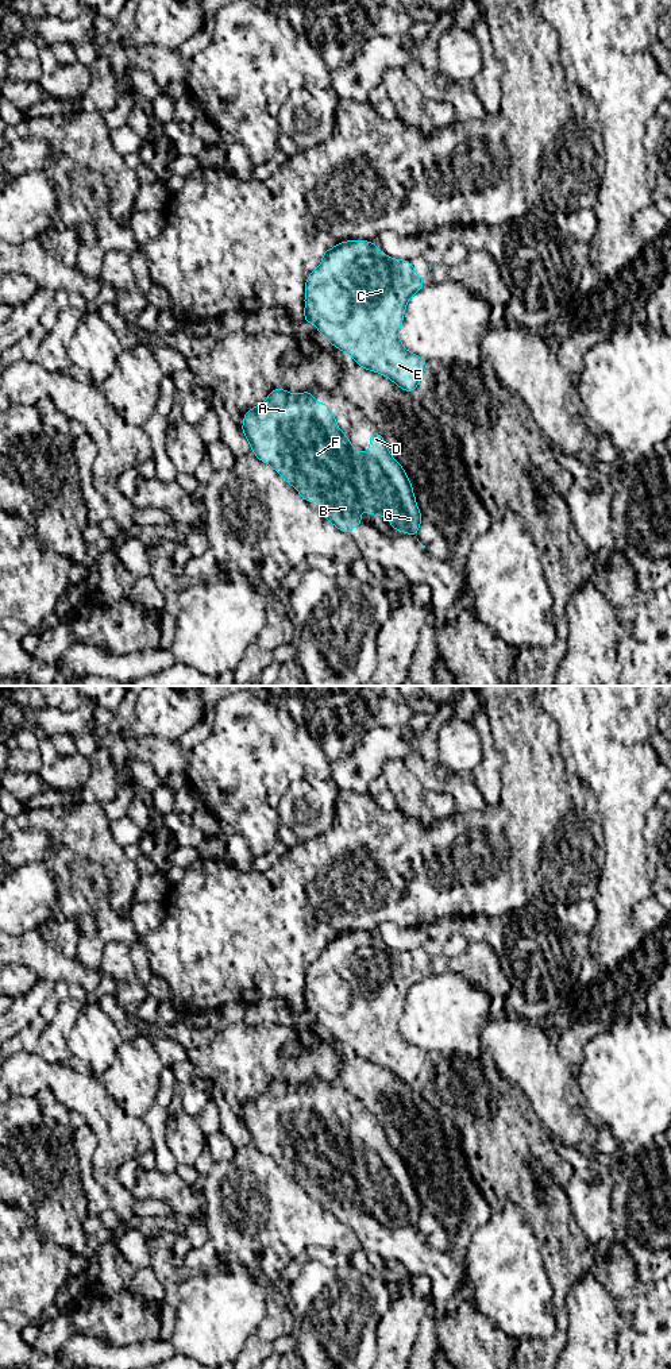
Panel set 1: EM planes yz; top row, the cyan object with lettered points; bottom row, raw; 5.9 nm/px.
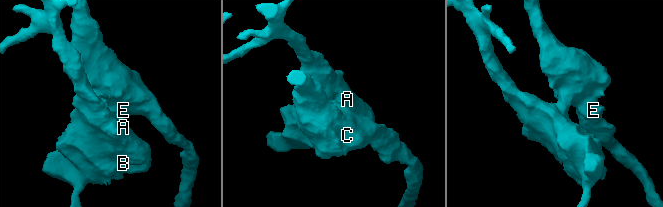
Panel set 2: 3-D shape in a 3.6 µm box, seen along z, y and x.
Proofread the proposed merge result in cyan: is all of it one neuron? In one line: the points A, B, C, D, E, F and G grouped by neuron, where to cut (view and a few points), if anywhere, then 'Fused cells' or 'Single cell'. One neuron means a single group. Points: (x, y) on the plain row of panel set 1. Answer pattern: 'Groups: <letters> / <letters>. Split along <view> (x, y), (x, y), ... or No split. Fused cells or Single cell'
Groups: A B C D E F G. No split. Single cell

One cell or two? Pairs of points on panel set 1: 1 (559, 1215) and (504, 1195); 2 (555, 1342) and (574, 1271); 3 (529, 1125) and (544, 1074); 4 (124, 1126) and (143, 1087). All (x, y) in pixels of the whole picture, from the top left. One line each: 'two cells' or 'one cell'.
1: one cell
2: one cell
3: two cells
4: two cells

